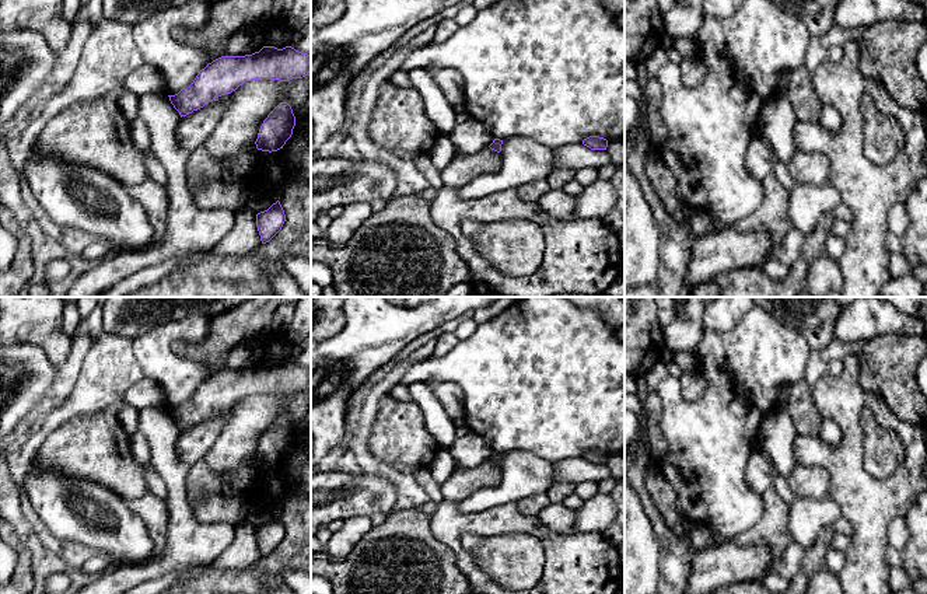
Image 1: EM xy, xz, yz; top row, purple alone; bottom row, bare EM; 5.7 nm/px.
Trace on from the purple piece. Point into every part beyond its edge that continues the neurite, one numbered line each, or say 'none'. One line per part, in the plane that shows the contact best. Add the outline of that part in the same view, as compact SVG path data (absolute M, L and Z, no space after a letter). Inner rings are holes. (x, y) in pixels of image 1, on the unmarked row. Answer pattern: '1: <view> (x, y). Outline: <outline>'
none

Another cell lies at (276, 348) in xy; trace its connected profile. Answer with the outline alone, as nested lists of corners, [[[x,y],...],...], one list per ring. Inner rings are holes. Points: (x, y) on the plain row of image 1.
[[[270,332],[260,339],[260,343],[263,347],[263,360],[274,360],[277,363],[290,360],[291,345],[284,335]]]

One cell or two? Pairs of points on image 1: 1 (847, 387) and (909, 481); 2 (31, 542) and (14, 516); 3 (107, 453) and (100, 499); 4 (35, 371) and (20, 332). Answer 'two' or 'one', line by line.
1: one
2: one
3: two
4: two

